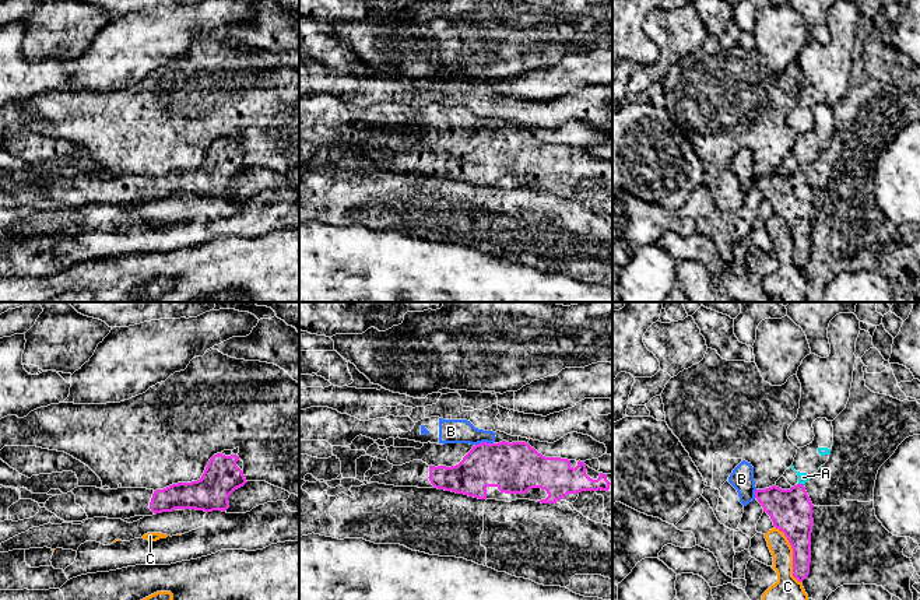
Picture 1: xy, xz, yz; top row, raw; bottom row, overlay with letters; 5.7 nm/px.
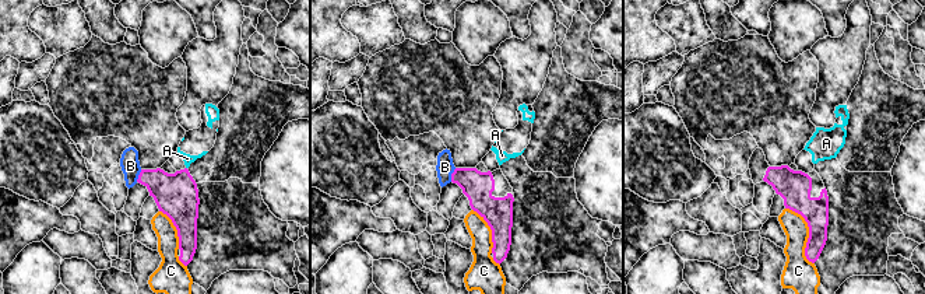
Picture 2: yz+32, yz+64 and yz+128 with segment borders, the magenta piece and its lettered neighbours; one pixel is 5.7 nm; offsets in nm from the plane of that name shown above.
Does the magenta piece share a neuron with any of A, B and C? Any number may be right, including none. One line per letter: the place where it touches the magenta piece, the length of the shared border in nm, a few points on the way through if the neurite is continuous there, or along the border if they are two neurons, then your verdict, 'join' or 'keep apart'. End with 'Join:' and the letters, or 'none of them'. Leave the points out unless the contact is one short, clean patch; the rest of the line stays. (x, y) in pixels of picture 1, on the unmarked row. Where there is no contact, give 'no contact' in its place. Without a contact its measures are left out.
A: yz (801, 171) | 40 nm | along yz (799, 169), (803, 172) | keep apart
B: xz (484, 129) | 110 nm | across xz (516, 154), (508, 153), (484, 129), (463, 118), (450, 118) | join
C: yz (793, 241) | 360 nm | keep apart
Join: B

